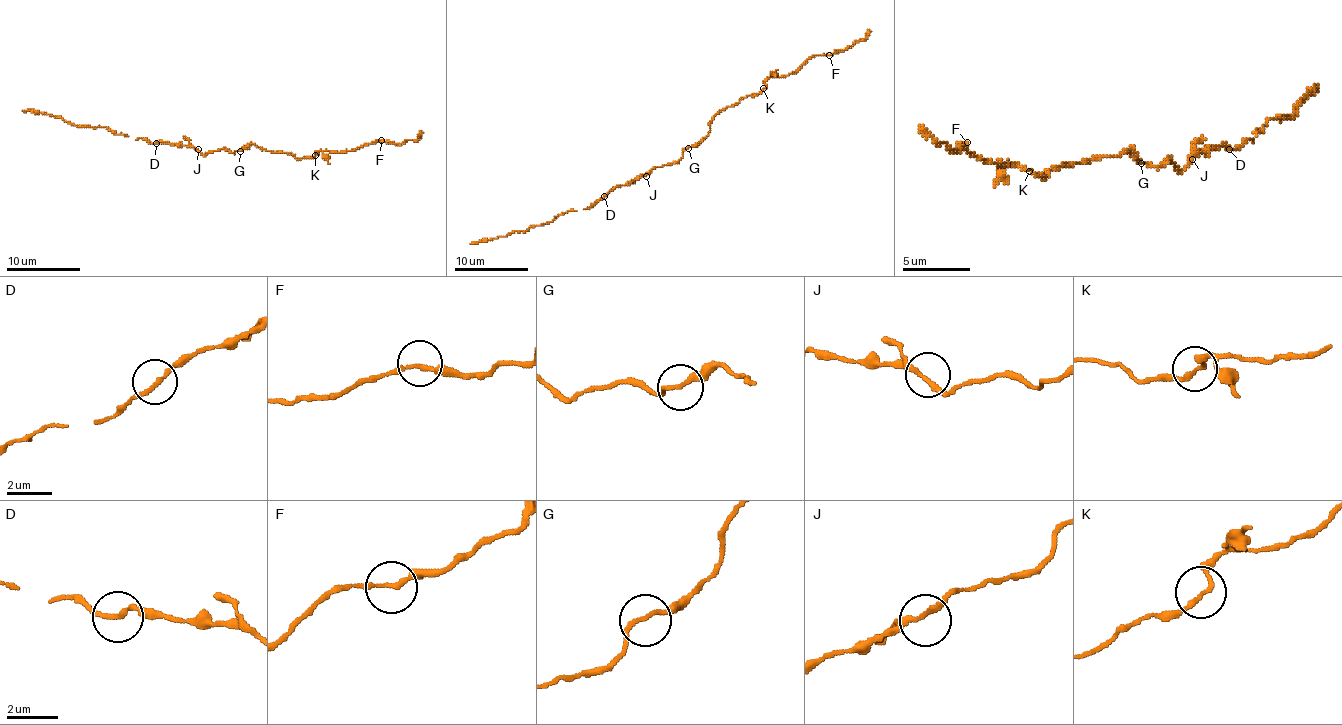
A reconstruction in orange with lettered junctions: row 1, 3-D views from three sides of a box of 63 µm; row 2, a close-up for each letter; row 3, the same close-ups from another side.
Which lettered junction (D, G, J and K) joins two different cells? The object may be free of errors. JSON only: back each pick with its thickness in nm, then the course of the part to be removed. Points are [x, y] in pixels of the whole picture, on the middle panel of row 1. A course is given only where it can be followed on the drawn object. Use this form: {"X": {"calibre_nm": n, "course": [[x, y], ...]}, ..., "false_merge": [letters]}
{"K": {"calibre_nm": 170, "course": [[763, 88], [770, 77], [794, 73], [816, 55], [833, 55], [851, 48], [864, 39], [869, 29]]}, "false_merge": ["K"]}

